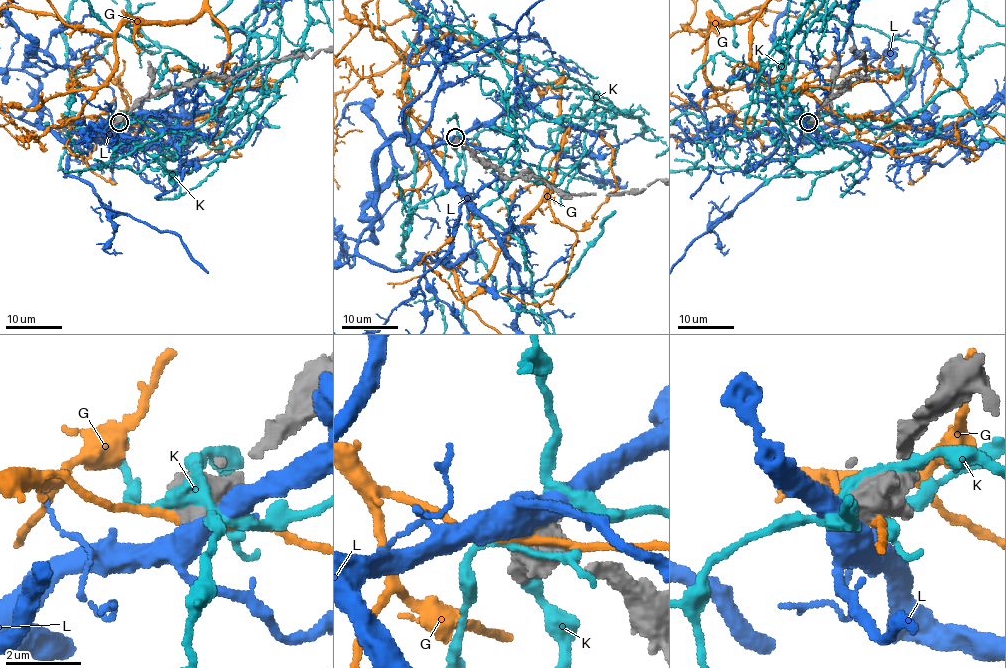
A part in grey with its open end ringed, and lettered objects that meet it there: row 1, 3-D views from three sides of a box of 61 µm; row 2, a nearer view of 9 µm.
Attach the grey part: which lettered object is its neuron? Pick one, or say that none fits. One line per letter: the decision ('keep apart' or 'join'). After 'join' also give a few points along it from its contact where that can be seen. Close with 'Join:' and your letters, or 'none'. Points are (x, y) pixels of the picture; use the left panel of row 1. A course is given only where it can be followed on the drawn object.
G: keep apart
K: keep apart
L: keep apart
Join: none

